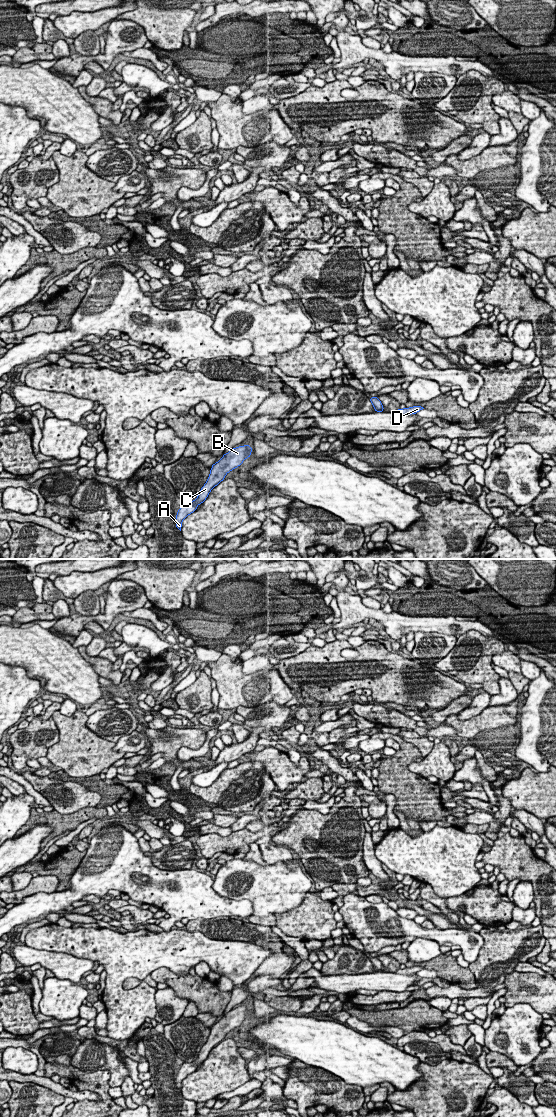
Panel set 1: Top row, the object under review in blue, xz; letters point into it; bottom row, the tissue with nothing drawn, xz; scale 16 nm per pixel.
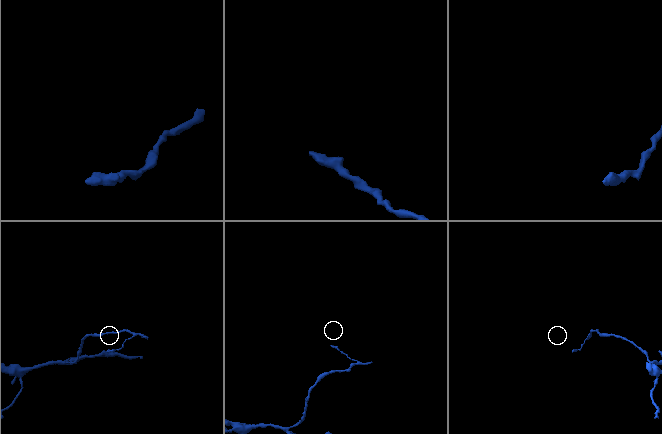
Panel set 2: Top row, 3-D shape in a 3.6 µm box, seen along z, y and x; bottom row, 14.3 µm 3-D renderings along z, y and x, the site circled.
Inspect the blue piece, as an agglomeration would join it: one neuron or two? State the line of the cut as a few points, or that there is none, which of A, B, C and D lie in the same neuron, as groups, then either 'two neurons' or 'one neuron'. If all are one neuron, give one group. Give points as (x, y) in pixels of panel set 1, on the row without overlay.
no cut; A B C D; one neuron

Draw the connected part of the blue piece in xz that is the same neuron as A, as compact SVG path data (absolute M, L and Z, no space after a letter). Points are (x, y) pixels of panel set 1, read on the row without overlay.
M248 1005L239 1006L230 1010L215 1024L212 1025L210 1035L205 1045L201 1048L198 1057L192 1062L184 1063L177 1072L176 1087L181 1091L182 1081L191 1073L196 1071L197 1066L203 1063L210 1051L224 1040L226 1034L251 1016L252 1008Z

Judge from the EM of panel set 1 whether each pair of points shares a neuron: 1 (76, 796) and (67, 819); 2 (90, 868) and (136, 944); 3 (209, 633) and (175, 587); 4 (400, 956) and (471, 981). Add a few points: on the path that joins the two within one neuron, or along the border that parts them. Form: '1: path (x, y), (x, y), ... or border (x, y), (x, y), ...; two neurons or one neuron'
1: border (92, 807), (70, 813), (54, 810); two neurons
2: path (123, 868), (172, 910), (167, 929); one neuron
3: border (183, 604), (180, 609); two neurons
4: path (418, 964), (443, 964), (453, 972); one neuron

